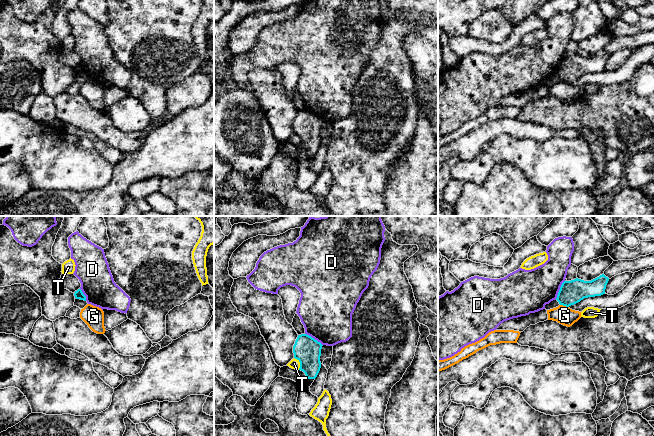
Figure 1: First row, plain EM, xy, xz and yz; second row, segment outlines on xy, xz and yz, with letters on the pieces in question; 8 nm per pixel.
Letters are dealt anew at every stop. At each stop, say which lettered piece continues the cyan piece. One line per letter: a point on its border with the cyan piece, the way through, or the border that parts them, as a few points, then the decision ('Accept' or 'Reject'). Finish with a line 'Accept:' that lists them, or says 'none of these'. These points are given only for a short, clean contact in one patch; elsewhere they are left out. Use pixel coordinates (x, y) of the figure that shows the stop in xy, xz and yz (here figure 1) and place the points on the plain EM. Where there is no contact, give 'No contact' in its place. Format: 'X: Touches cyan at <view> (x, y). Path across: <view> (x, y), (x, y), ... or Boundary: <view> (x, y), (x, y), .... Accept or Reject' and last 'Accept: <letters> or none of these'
D: Touches cyan at yz (559, 66). Reject
G: Touches cyan at yz (564, 81). Boundary: yz (560, 80), (568, 83). Reject
T: Touches cyan at xz (300, 139). Reject
Accept: none of these

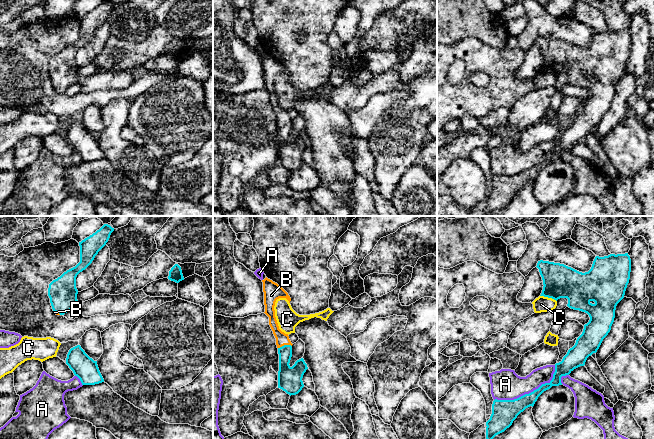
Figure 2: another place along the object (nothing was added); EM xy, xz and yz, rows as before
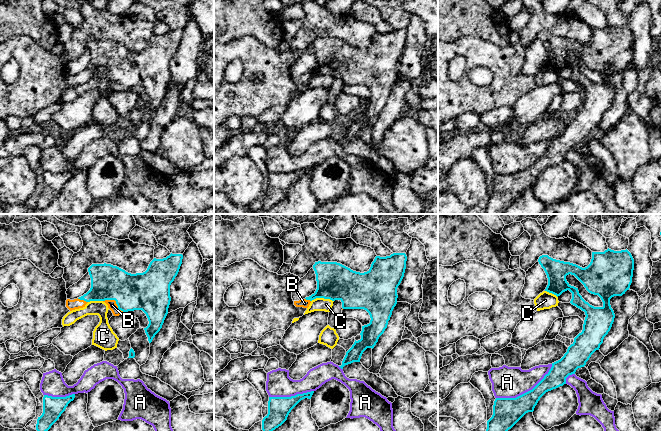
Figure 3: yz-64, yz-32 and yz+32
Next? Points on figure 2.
A: Touches cyan at yz (529, 169). Reject
B: Touches cyan at xz (284, 121). Accept
C: Touches cyan at yz (548, 73). Boundary: yz (540, 71), (551, 73), (556, 77). Reject
Accept: B

